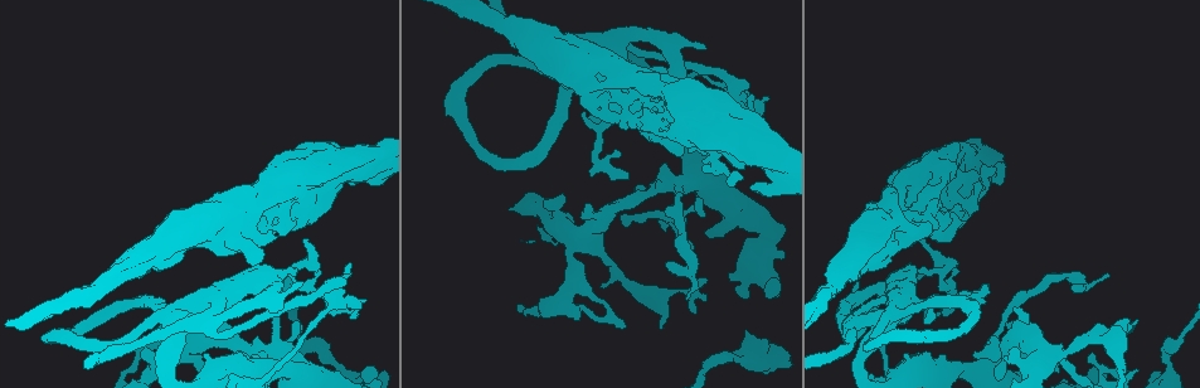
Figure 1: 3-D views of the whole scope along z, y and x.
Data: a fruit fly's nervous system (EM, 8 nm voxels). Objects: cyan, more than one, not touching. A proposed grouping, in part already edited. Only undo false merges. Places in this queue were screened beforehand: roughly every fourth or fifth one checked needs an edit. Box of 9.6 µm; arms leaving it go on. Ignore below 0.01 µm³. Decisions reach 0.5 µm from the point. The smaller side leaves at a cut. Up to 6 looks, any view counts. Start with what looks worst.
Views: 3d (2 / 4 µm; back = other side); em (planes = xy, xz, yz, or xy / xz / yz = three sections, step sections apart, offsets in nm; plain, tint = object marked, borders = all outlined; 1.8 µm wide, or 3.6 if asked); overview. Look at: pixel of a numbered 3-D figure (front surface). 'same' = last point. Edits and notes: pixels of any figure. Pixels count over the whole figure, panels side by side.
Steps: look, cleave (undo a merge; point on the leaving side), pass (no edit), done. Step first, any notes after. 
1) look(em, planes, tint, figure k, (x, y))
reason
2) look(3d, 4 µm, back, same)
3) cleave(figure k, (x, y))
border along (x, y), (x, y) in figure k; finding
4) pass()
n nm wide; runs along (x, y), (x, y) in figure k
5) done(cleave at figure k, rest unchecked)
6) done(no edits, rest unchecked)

look(em, xy, step 16, tint, figure 1, (174, 335))

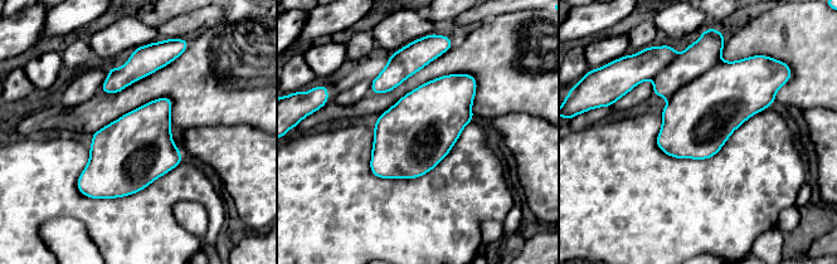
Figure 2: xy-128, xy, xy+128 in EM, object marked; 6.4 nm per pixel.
look(em, planes, tint, same)
cut it another way

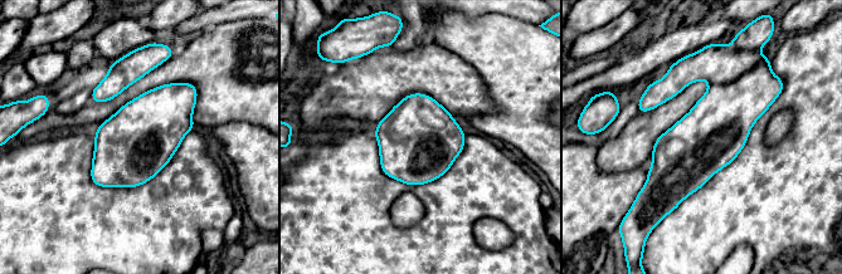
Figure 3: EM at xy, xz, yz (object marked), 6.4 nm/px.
pass()
420 nm wide; continuous, no second cell

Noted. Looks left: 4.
look(3d, 4 µm, figure 1, (326, 291))
branch point

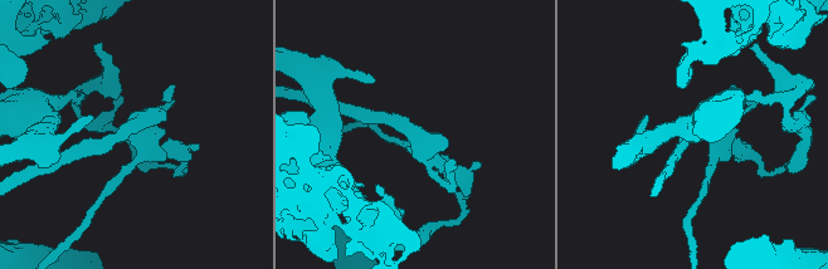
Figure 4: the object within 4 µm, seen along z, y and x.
look(em, planes, tint, figure 4, (417, 142))
need the tissue

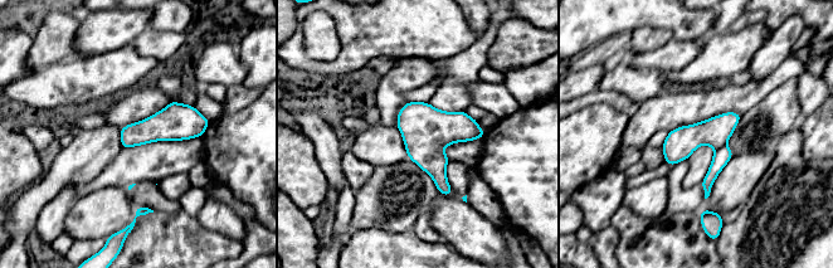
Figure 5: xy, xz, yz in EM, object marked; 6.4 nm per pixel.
pass()
runs along (736, 116), (720, 132), (707, 189) in figure 5; one cell here

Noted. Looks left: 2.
look(em, 3.6 µm, planes, tint, figure 1, (234, 236))
closes a loop

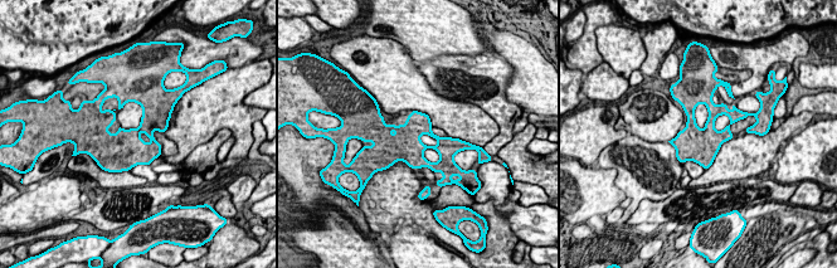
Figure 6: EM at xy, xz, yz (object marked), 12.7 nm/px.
pass()
one cell here

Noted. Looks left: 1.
done(no edits, rest unchecked)

